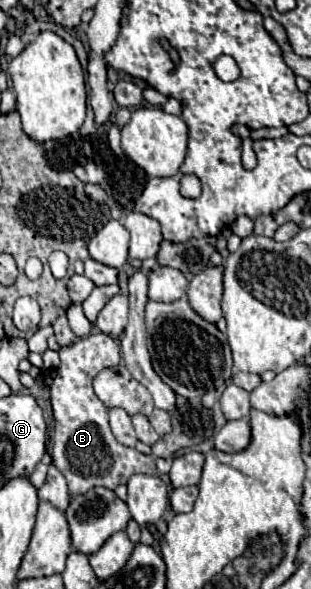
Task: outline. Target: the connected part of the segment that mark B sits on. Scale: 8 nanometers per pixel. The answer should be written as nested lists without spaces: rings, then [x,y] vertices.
[[[93,332],[85,338],[79,338],[79,342],[73,342],[69,346],[61,346],[59,358],[61,358],[61,364],[59,364],[55,380],[51,384],[51,406],[53,406],[53,416],[55,416],[55,438],[53,438],[51,458],[53,458],[55,468],[65,476],[67,486],[69,486],[69,494],[79,496],[95,486],[115,490],[119,484],[127,484],[127,480],[133,474],[153,474],[153,470],[155,470],[153,456],[145,456],[145,454],[137,452],[135,448],[127,448],[115,440],[115,436],[111,434],[111,428],[109,428],[109,420],[107,420],[107,406],[95,396],[93,386],[91,386],[97,372],[101,372],[107,366],[119,364],[119,360],[121,360],[119,344],[103,332]]]

